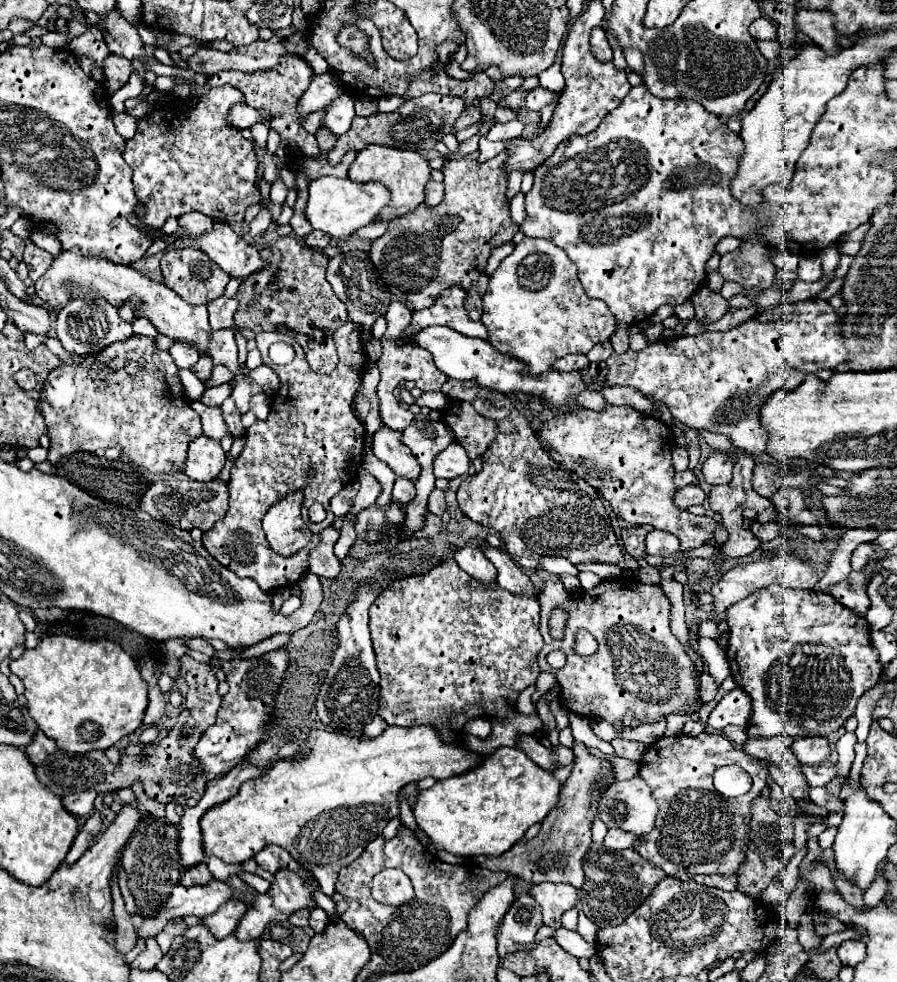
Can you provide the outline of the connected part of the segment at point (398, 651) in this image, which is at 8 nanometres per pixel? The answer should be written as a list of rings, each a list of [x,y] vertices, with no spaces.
[[[453,558],[425,574],[391,580],[389,588],[383,590],[369,608],[369,630],[381,674],[379,716],[389,726],[429,724],[439,730],[447,742],[461,742],[465,738],[461,728],[473,718],[515,712],[519,692],[535,684],[541,672],[537,652],[543,648],[543,636],[539,634],[537,598],[517,596],[505,588],[501,590],[499,584],[485,588],[463,572]]]

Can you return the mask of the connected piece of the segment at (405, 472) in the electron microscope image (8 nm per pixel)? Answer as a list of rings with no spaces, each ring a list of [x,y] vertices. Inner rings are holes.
[[[381,426],[373,436],[373,454],[385,462],[397,476],[415,482],[421,474],[421,466],[413,460],[409,448],[401,444],[401,432],[395,432],[387,426]]]

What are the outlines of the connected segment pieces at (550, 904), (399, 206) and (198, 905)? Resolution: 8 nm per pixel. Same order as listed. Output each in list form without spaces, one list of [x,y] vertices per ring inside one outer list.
[[[543,882],[531,888],[531,896],[543,908],[543,924],[555,930],[561,928],[561,914],[577,904],[577,890],[569,884]]]
[[[369,146],[361,150],[355,158],[355,162],[349,168],[349,178],[353,182],[381,182],[391,192],[391,200],[381,212],[377,214],[377,220],[393,220],[399,216],[405,216],[413,212],[423,200],[425,200],[425,184],[431,178],[431,168],[427,164],[427,158],[423,158],[417,152],[411,150],[399,150],[399,148],[385,148],[385,146]]]
[[[211,880],[207,886],[191,888],[177,884],[177,888],[173,888],[173,892],[169,894],[169,900],[165,900],[165,904],[161,904],[161,908],[157,908],[153,916],[147,916],[143,924],[137,928],[137,940],[147,940],[149,936],[155,938],[171,918],[183,918],[187,914],[205,918],[213,914],[229,898],[231,888],[219,880]]]

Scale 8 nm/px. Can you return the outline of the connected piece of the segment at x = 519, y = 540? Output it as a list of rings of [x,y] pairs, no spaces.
[[[449,378],[445,382],[441,392],[445,396],[449,396],[451,400],[471,402],[481,416],[493,418],[497,422],[499,434],[483,454],[483,468],[477,474],[467,476],[461,482],[461,486],[457,490],[457,502],[459,502],[461,512],[469,520],[483,524],[487,528],[499,530],[499,538],[503,540],[505,552],[513,558],[513,562],[519,568],[525,568],[525,570],[539,568],[539,560],[545,552],[565,556],[573,564],[581,564],[581,562],[621,564],[623,562],[623,552],[617,544],[617,538],[615,538],[613,528],[611,528],[609,514],[607,514],[597,490],[591,488],[579,476],[571,474],[569,470],[563,470],[561,464],[557,464],[555,460],[549,458],[549,454],[541,448],[541,444],[535,436],[537,432],[531,428],[529,420],[519,414],[519,410],[513,406],[513,402],[507,396],[503,396],[495,390],[481,388],[475,380],[467,380],[467,382],[461,380],[459,382],[459,380],[453,380],[453,378]]]

